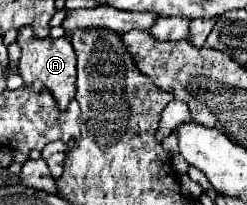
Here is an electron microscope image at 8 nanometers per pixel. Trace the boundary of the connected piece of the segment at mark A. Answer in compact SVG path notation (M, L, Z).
M22 28L18 32L18 44L22 48L22 56L20 56L20 74L24 78L26 84L32 82L42 82L48 92L54 96L58 110L64 112L70 104L70 100L76 96L76 54L74 48L70 44L70 40L66 36L58 38L58 40L36 40L32 34L32 28Z

